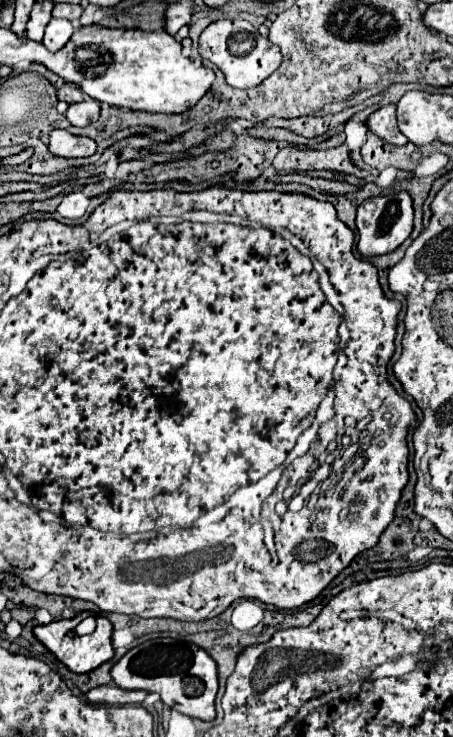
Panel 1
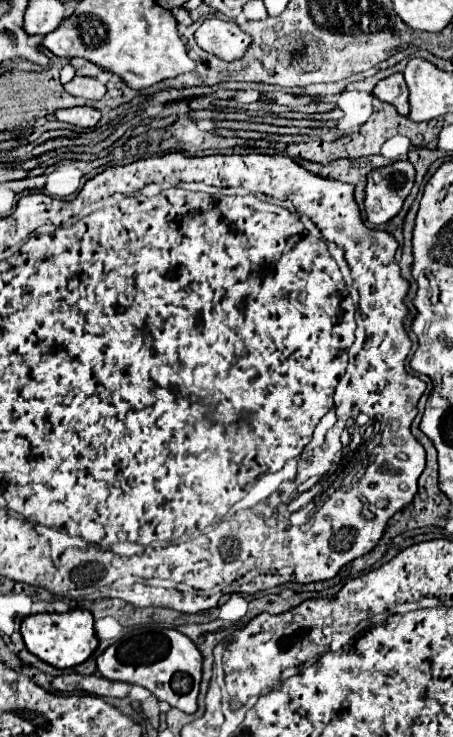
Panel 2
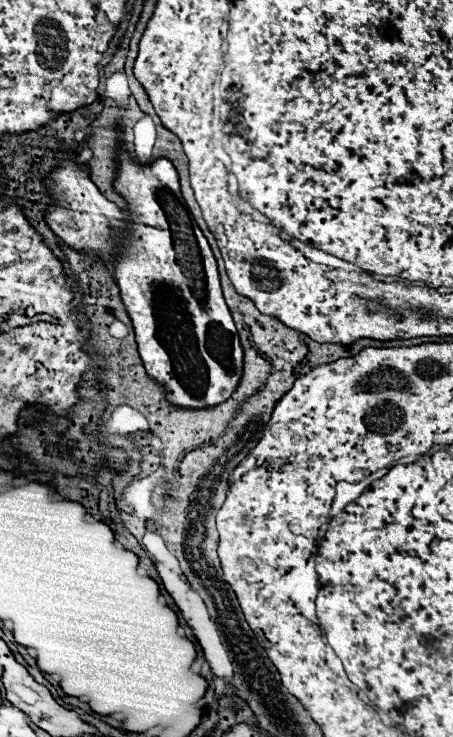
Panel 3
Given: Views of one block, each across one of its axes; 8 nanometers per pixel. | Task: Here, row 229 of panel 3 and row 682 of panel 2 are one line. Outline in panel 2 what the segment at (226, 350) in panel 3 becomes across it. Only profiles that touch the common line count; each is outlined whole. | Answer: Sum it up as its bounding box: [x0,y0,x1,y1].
[98,626,202,714]

